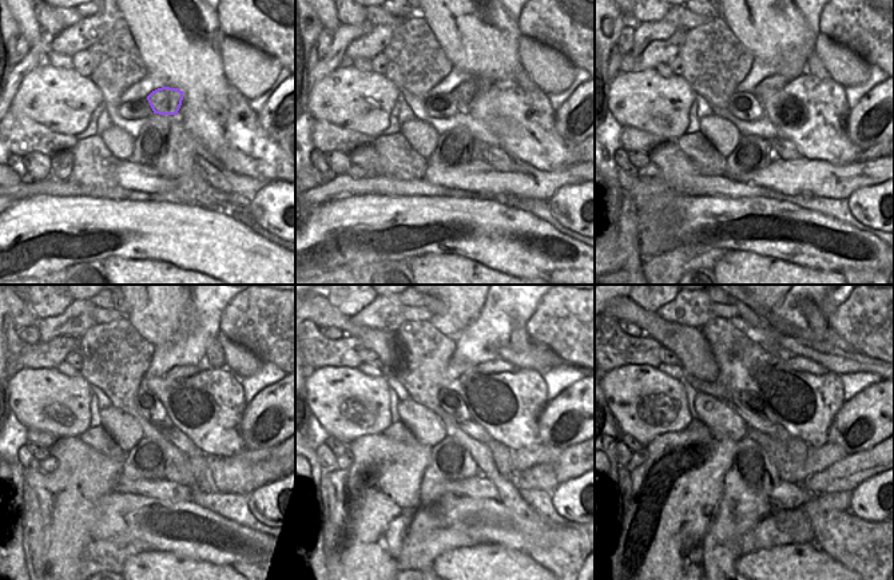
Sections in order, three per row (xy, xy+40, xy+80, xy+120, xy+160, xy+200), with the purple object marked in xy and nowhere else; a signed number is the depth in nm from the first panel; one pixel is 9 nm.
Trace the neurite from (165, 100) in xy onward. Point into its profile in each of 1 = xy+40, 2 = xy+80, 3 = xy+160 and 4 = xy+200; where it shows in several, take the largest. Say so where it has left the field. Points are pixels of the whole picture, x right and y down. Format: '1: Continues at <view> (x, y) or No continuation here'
1: Continues at xy+40 (463, 94)
2: Continues at xy+80 (775, 82)
3: Continues at xy+160 (497, 365)
4: Continues at xy+200 (798, 362).

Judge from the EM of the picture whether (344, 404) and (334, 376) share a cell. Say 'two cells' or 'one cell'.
one cell

